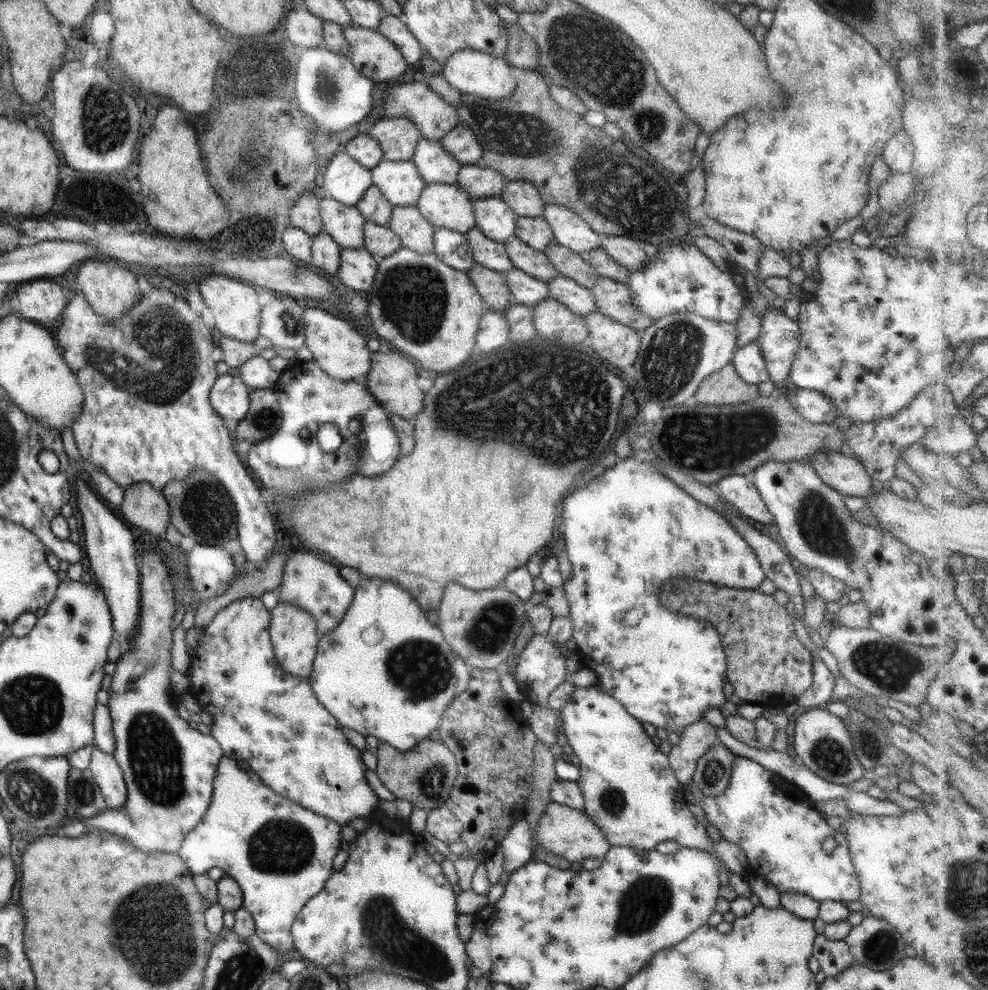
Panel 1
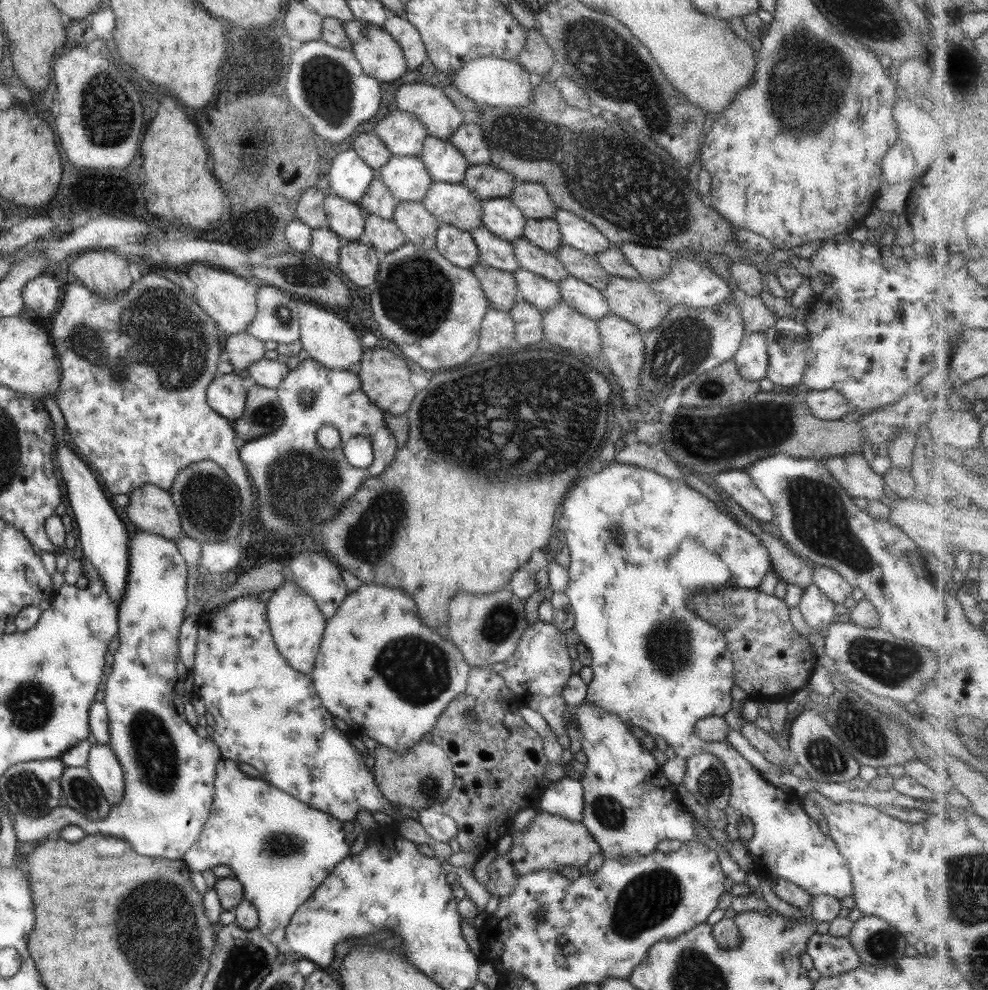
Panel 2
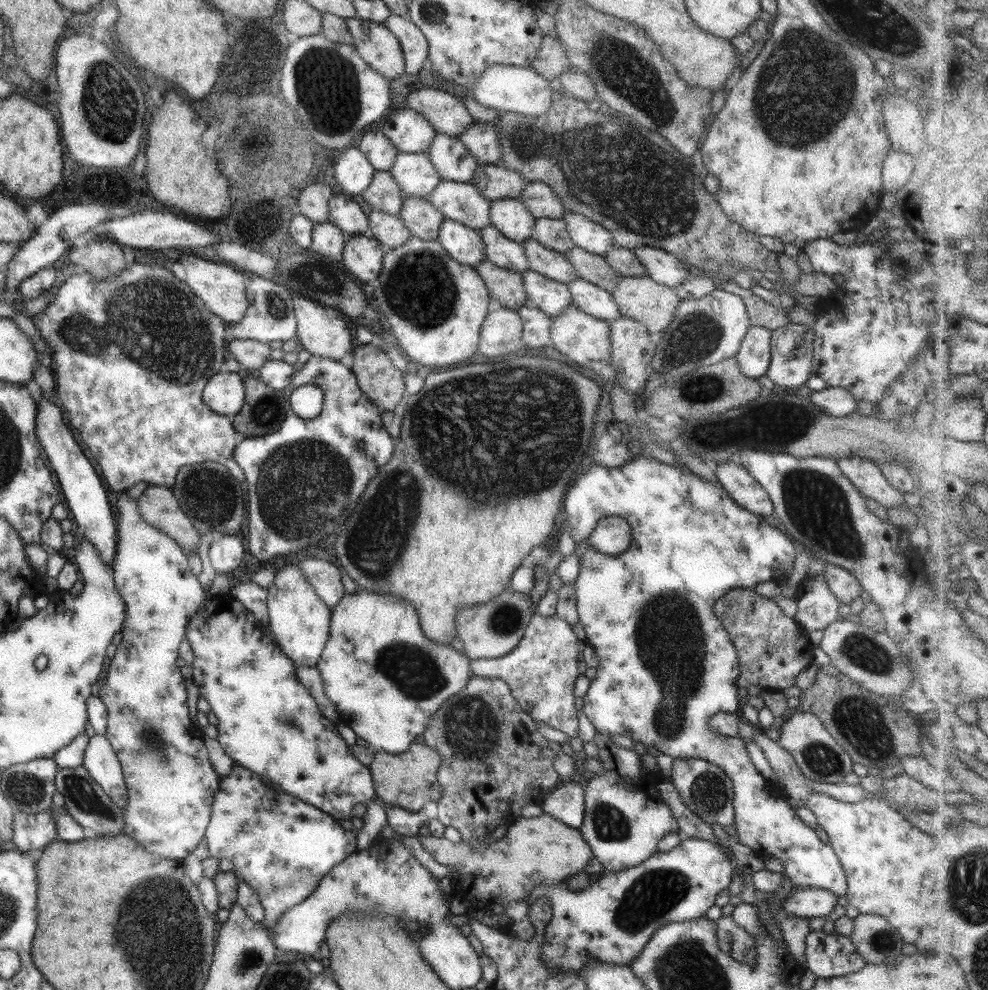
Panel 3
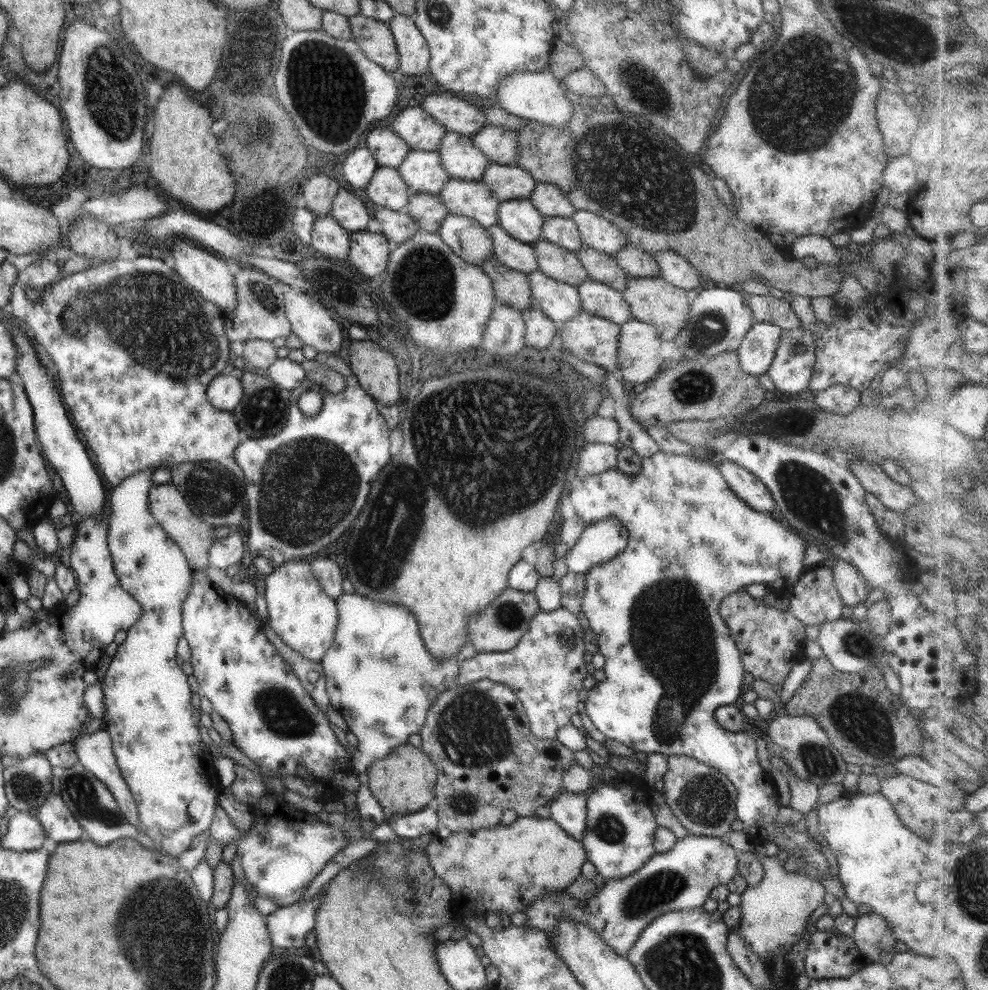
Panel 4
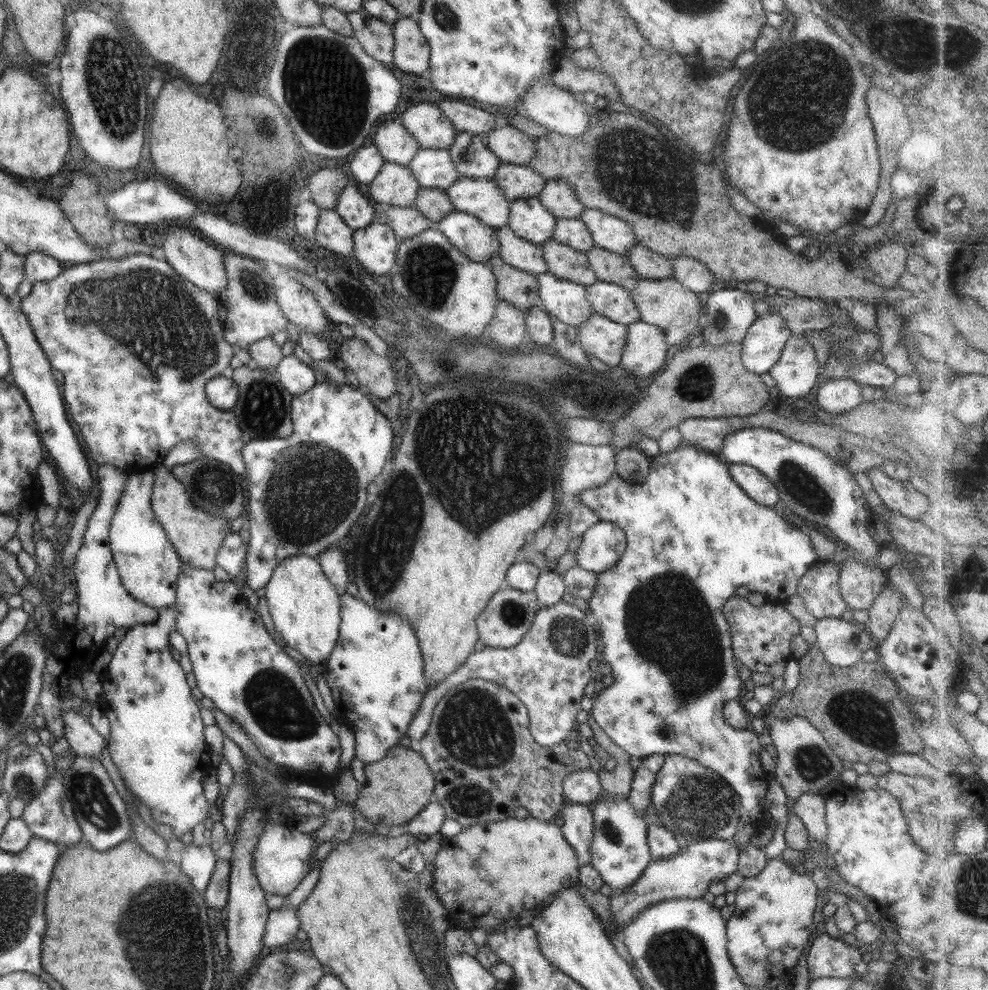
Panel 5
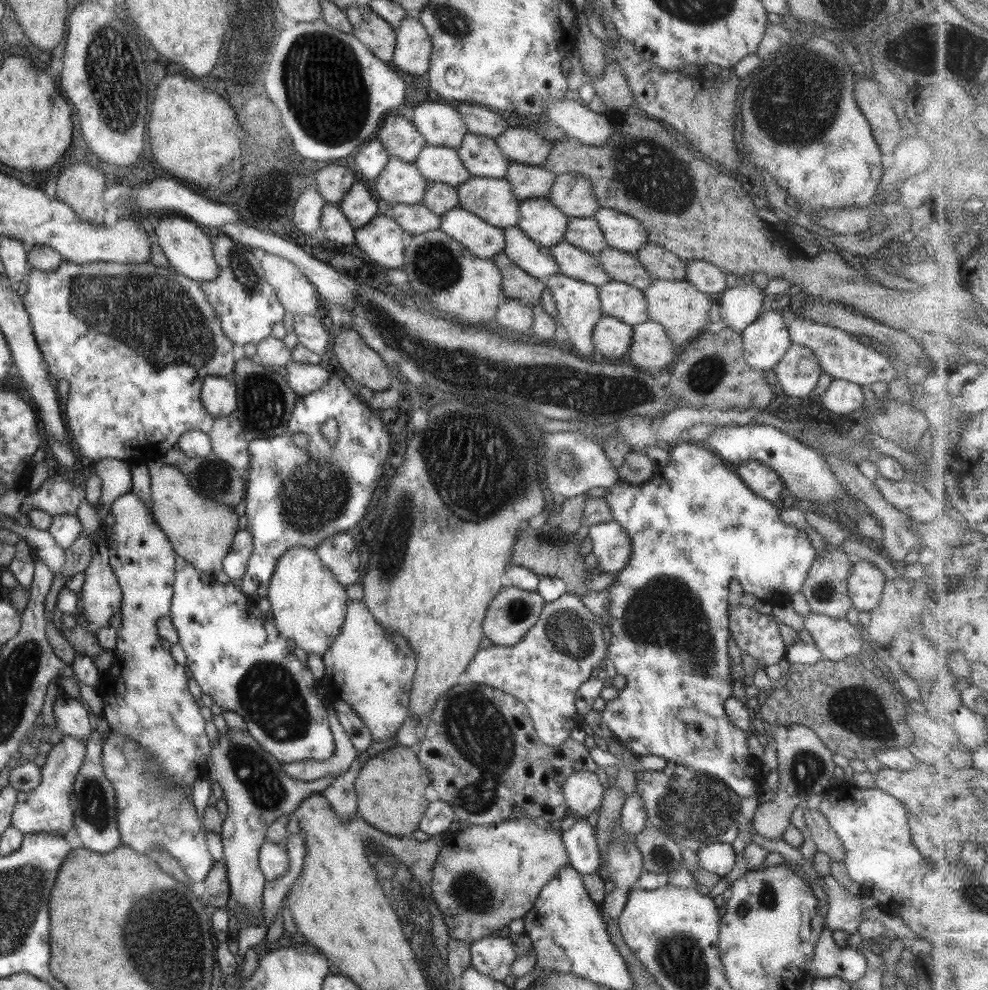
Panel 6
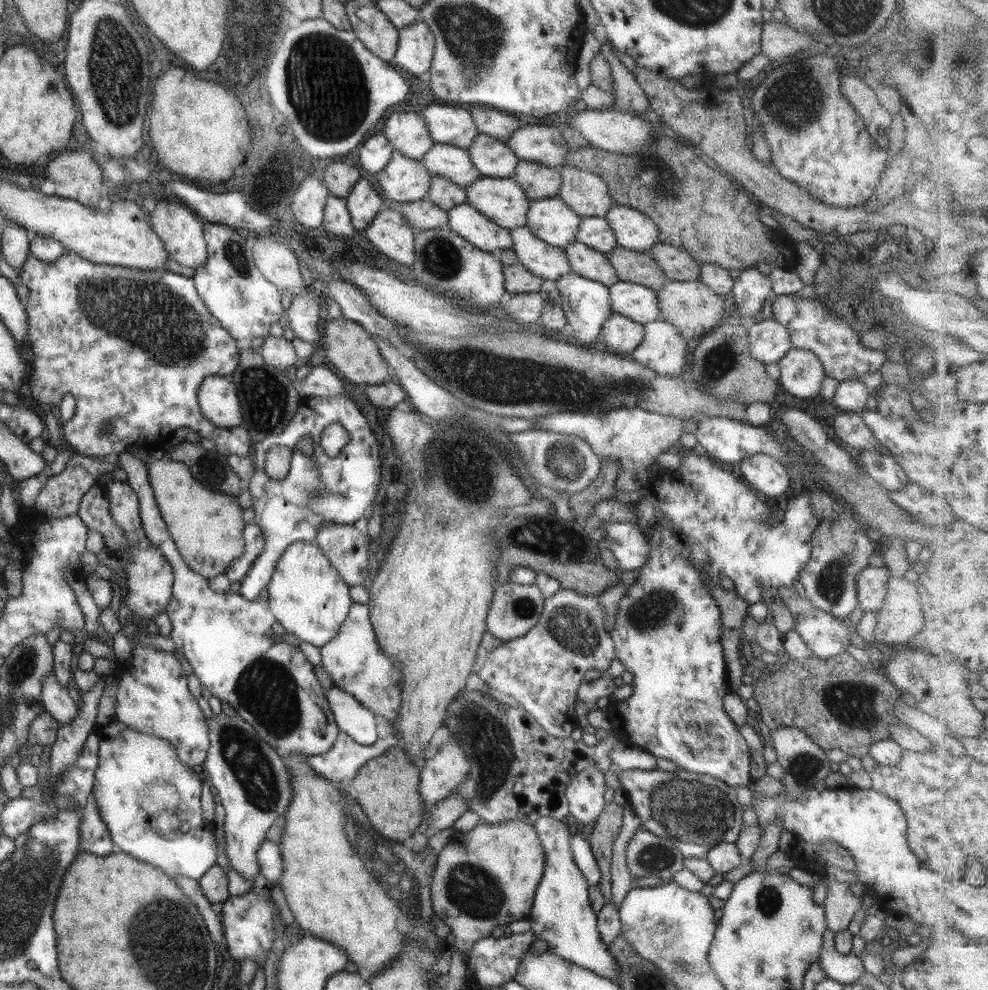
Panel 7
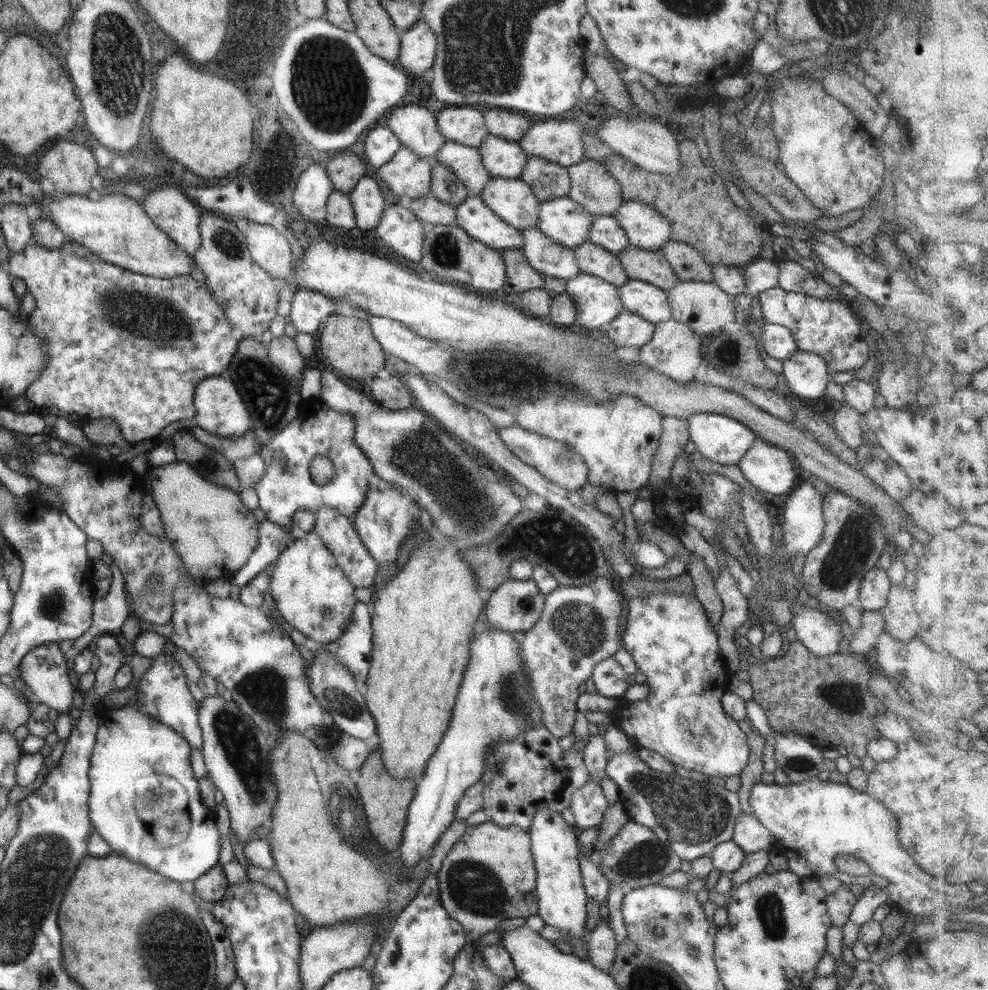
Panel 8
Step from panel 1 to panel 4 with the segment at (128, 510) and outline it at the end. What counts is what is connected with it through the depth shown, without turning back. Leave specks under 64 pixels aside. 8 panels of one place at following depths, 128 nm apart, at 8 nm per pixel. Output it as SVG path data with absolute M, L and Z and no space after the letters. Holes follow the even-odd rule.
M169 482L157 485L153 484L149 489L148 504L151 516L167 533L167 536L180 548L191 570L205 568L209 564L209 547L216 540L214 537L214 527L201 522L197 516L193 516L191 510L187 508L187 504L185 504L179 490Z

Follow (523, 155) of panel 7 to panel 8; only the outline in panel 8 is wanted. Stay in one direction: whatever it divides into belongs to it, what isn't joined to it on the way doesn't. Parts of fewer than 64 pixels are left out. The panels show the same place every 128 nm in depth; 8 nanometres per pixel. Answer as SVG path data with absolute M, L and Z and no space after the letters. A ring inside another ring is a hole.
M547 120L547 122L541 122L540 124L532 123L531 127L527 129L523 138L519 140L518 145L528 157L543 158L543 160L549 160L553 164L559 164L559 166L570 167L584 160L583 155L583 140L581 135L584 133L584 128L577 122L555 122L555 120Z

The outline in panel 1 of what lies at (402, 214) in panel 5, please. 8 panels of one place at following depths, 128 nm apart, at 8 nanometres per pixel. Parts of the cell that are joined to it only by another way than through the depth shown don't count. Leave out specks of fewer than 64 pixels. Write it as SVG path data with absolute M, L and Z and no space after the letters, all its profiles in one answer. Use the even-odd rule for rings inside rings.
M367 221L363 224L362 232L364 250L377 260L394 254L402 247L399 237L388 230L387 225Z

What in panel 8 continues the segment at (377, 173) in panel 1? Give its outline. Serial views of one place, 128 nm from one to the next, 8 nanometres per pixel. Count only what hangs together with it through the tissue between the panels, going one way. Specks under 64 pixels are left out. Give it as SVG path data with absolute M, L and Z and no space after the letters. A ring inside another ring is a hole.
M447 140L432 159L449 168L472 196L478 196L491 178L481 164L478 149L473 147Z

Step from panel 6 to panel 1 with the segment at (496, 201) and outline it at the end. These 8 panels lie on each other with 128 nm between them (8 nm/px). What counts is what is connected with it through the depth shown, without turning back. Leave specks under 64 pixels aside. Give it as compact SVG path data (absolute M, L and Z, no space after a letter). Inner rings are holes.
M426 183L415 205L419 215L427 220L434 228L445 228L449 231L465 232L474 229L472 200L456 184Z

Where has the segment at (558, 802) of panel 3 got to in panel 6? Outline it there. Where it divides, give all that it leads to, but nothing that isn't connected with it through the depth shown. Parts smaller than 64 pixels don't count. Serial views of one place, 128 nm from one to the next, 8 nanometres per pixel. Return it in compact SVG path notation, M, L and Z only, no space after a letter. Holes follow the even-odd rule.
M574 815L574 821L569 829L560 833L569 865L581 876L595 873L599 863L595 827L585 817Z

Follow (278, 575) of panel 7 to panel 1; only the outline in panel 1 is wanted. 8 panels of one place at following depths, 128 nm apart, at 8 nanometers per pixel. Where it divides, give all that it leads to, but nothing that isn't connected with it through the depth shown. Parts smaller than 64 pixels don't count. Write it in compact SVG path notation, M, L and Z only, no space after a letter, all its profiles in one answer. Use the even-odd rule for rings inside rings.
M277 604L271 609L268 633L273 646L273 655L279 667L291 676L306 679L312 672L318 641L317 626L313 618L291 604Z

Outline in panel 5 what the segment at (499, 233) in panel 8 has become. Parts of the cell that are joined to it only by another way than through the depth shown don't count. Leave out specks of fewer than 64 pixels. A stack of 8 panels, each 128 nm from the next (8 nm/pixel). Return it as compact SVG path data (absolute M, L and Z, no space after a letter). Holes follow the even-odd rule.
M452 211L434 226L450 244L466 259L475 263L487 263L492 257L498 257L498 241L495 230L483 225L473 216L463 212Z

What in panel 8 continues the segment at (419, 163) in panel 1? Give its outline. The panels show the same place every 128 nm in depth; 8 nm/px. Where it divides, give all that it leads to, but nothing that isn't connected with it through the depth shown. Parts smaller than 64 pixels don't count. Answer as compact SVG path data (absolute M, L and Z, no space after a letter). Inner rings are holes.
M487 135L477 149L489 177L518 179L528 159L518 143L493 135Z

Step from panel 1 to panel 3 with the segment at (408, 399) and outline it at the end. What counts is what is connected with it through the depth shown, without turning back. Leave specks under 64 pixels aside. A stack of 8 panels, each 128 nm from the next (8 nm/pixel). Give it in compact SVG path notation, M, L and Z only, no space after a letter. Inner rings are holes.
M370 343L359 344L352 350L350 368L359 390L381 411L393 411L404 401L403 373L393 367L385 351Z

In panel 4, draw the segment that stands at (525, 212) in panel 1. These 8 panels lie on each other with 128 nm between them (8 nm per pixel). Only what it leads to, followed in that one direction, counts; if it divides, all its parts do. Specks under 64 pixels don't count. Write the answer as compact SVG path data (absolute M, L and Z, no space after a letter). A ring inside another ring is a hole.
M537 183L527 200L543 218L571 218L575 212L559 188L550 183Z

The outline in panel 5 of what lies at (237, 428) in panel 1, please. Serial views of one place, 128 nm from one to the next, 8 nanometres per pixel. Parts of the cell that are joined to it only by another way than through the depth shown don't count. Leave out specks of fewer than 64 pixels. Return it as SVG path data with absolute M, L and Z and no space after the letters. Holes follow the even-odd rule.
M252 364L238 366L231 372L231 376L233 384L238 388L238 397L231 411L235 414L238 427L241 429L242 442L245 444L251 439L263 440L271 436L287 436L287 430L281 434L281 426L285 414L290 411L292 395L287 390L283 390L278 376L268 368L258 368Z

